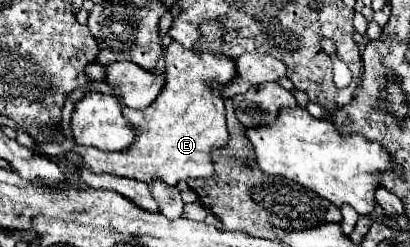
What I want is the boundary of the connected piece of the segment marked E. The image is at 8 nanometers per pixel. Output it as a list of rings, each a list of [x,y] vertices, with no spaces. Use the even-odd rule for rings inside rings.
[[[205,22],[205,26],[201,26],[201,54],[193,54],[179,42],[171,42],[163,52],[167,72],[165,86],[157,100],[145,110],[123,106],[123,116],[137,132],[133,144],[121,152],[101,152],[97,148],[73,146],[73,152],[81,156],[81,162],[75,164],[75,168],[85,168],[95,174],[115,174],[147,184],[159,178],[167,186],[175,186],[179,180],[187,178],[211,178],[211,150],[225,148],[229,140],[225,126],[225,106],[219,92],[233,82],[233,60],[221,54],[211,54],[213,48],[221,48],[221,34],[225,34],[225,28],[219,22]],[[211,80],[219,82],[217,90],[209,88]]]

